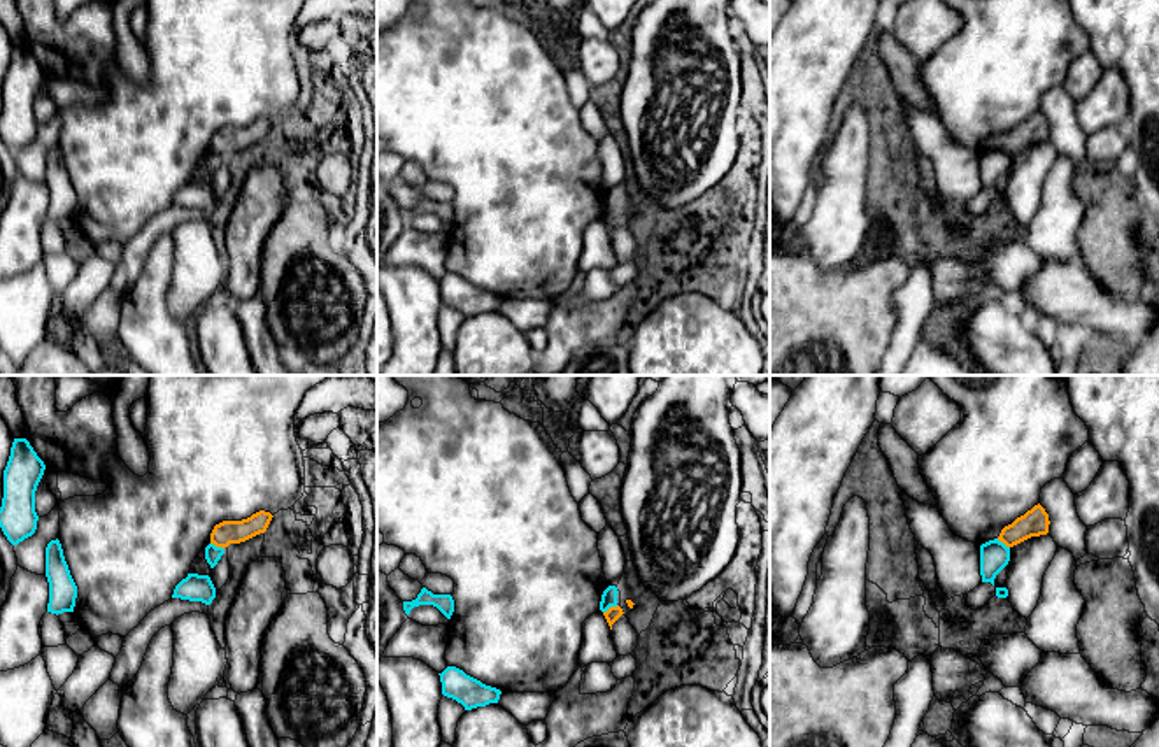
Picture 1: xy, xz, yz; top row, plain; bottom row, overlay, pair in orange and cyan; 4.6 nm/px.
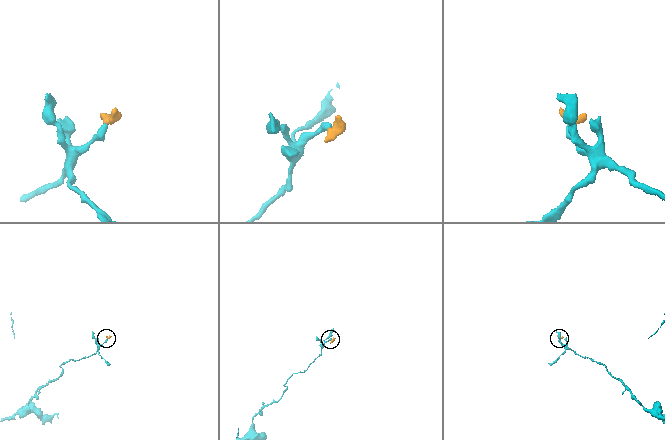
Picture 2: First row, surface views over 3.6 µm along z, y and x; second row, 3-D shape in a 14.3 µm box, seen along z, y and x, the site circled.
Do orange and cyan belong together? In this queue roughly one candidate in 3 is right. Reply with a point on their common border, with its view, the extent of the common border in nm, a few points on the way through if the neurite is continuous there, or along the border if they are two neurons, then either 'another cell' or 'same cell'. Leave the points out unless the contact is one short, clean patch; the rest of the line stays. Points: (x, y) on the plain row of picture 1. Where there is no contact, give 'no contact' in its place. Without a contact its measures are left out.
xz (611, 214) | 80 nm | along xz (618, 213), (604, 220) | another cell

